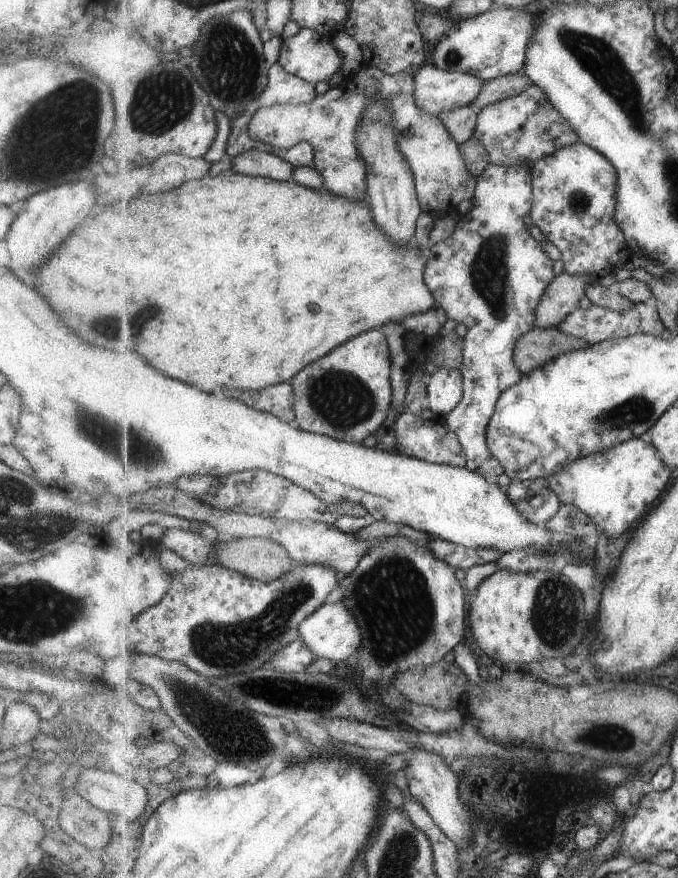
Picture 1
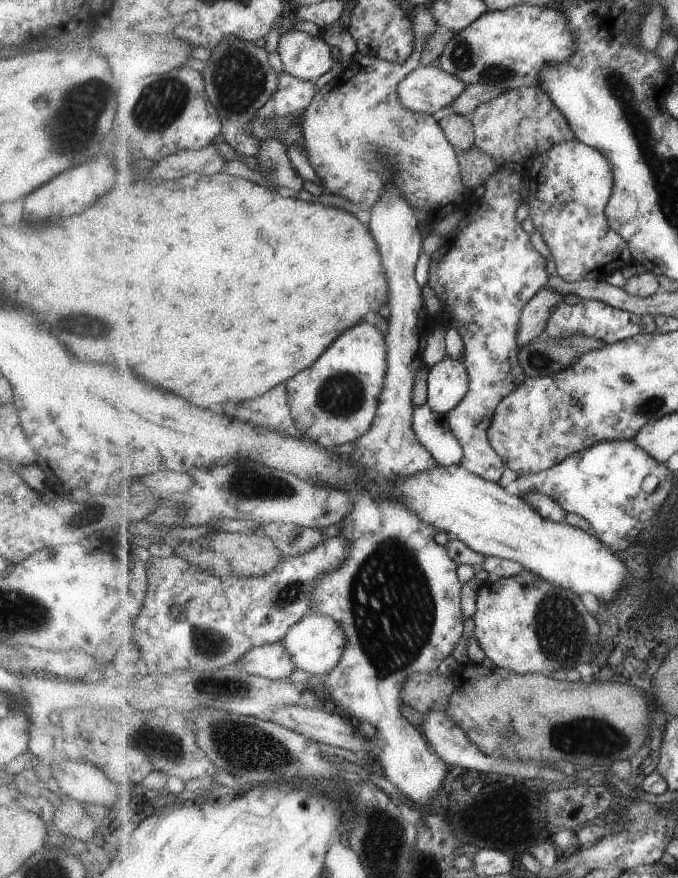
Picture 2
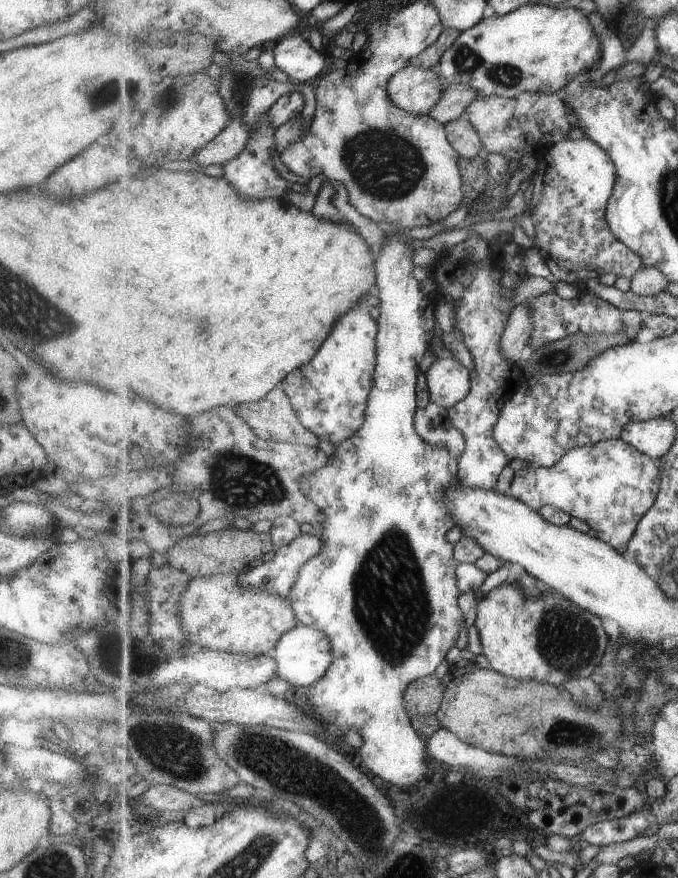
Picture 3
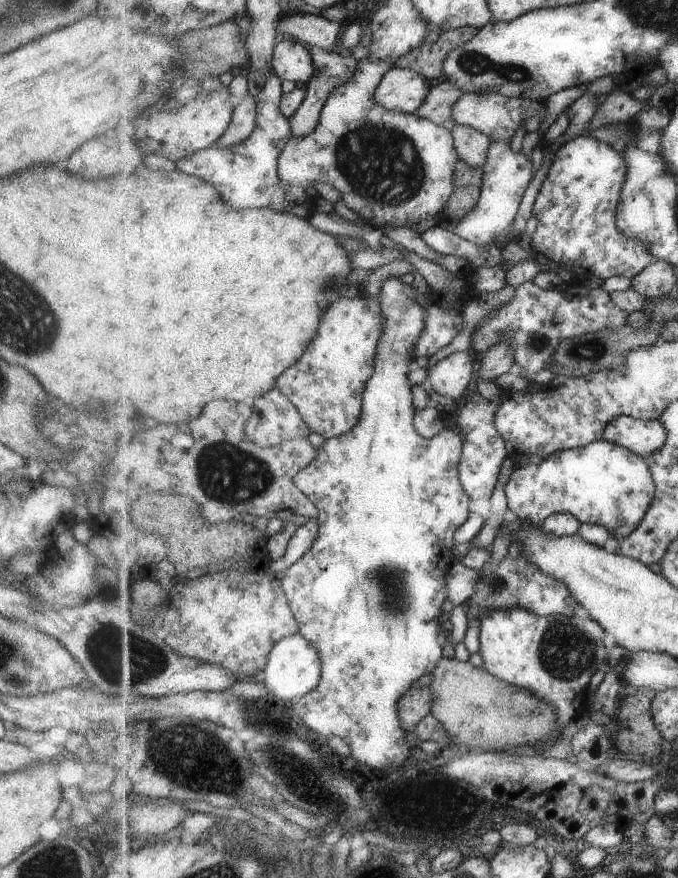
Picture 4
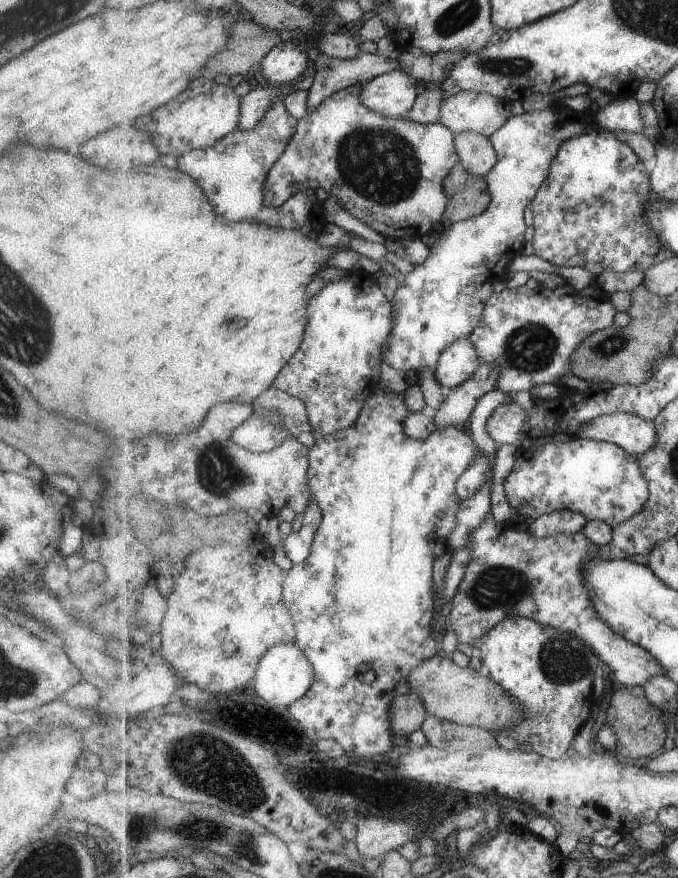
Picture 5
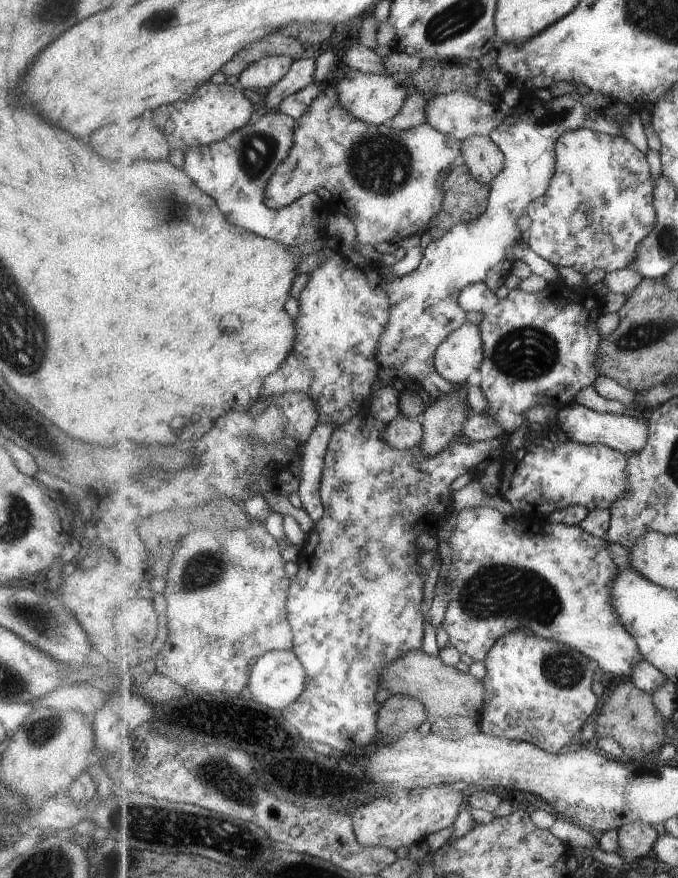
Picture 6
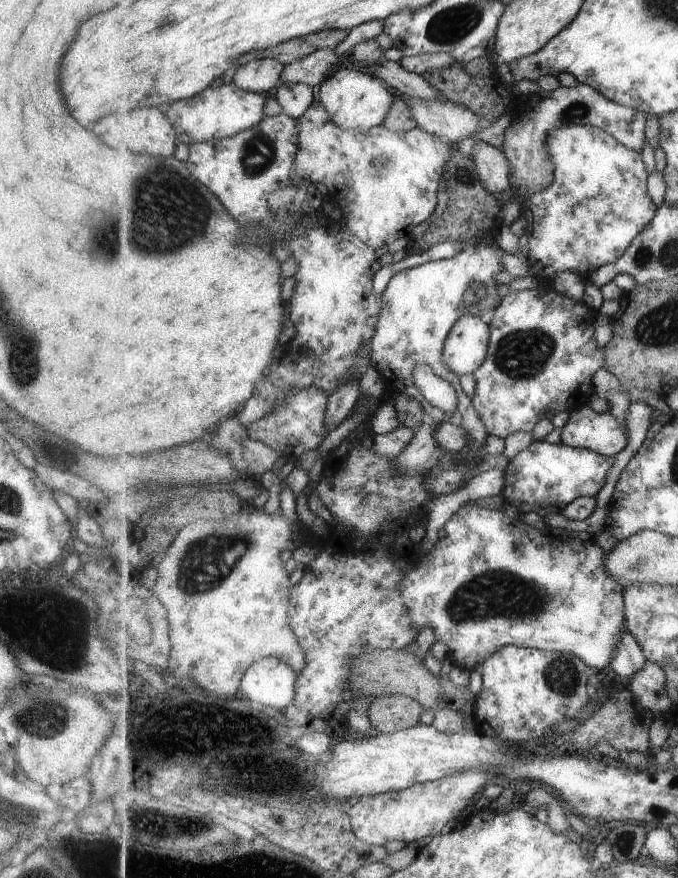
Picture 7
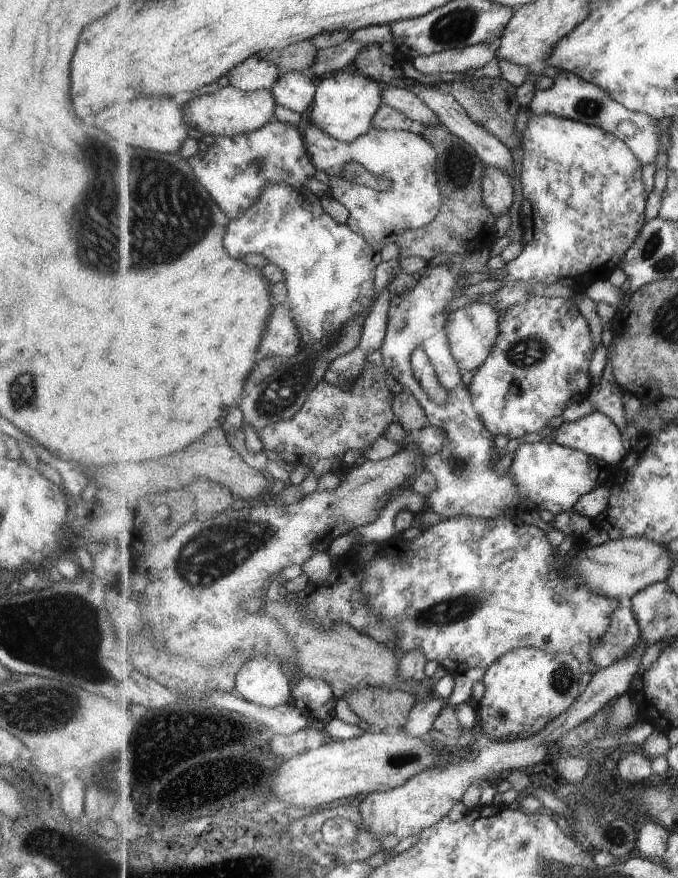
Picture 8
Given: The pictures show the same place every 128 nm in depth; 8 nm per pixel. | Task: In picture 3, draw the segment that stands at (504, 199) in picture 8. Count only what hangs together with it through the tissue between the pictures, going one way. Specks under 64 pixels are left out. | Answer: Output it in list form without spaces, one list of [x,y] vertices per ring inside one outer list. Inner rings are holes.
[[[465,118],[448,122],[445,125],[449,142],[456,147],[461,157],[468,159],[483,154],[483,143],[478,130]]]

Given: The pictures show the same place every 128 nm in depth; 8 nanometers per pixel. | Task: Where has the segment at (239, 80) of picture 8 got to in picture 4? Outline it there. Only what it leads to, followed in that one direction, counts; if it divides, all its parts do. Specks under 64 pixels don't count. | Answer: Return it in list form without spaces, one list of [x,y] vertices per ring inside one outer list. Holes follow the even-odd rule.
[[[282,37],[275,45],[272,65],[279,78],[304,87],[317,73],[309,47],[288,37]]]

